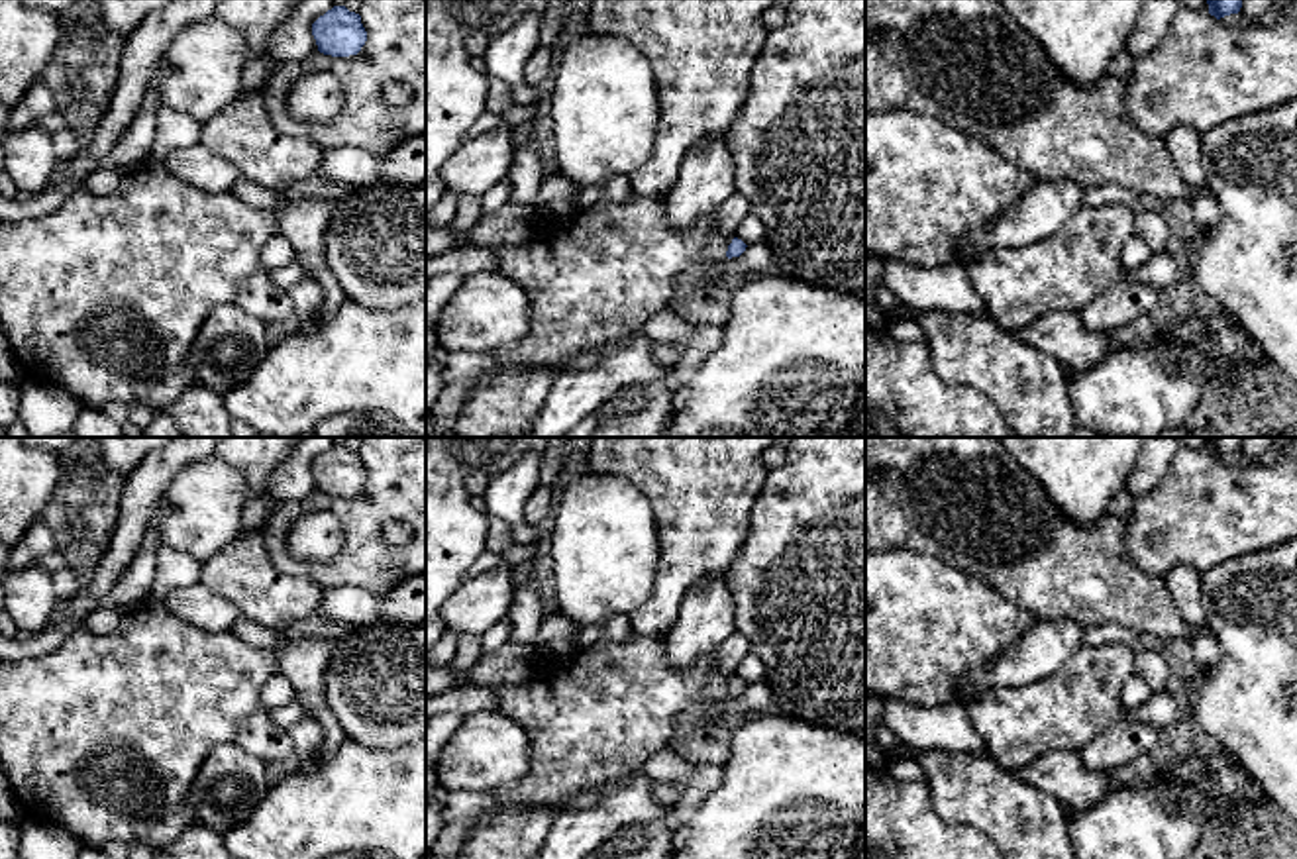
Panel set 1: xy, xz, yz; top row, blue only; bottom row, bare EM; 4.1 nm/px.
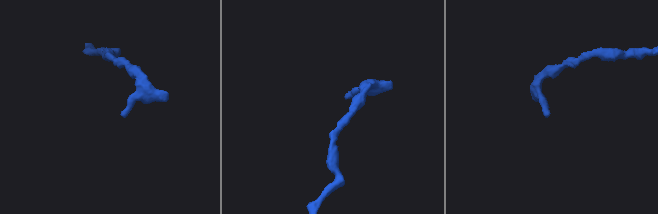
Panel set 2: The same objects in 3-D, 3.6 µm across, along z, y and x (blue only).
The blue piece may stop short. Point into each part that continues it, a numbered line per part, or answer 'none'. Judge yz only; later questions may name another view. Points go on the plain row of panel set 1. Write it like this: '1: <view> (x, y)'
none

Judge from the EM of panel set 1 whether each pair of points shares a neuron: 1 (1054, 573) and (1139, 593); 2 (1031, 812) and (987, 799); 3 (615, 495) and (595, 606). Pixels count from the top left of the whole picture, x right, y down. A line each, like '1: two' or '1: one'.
1: one
2: one
3: one

